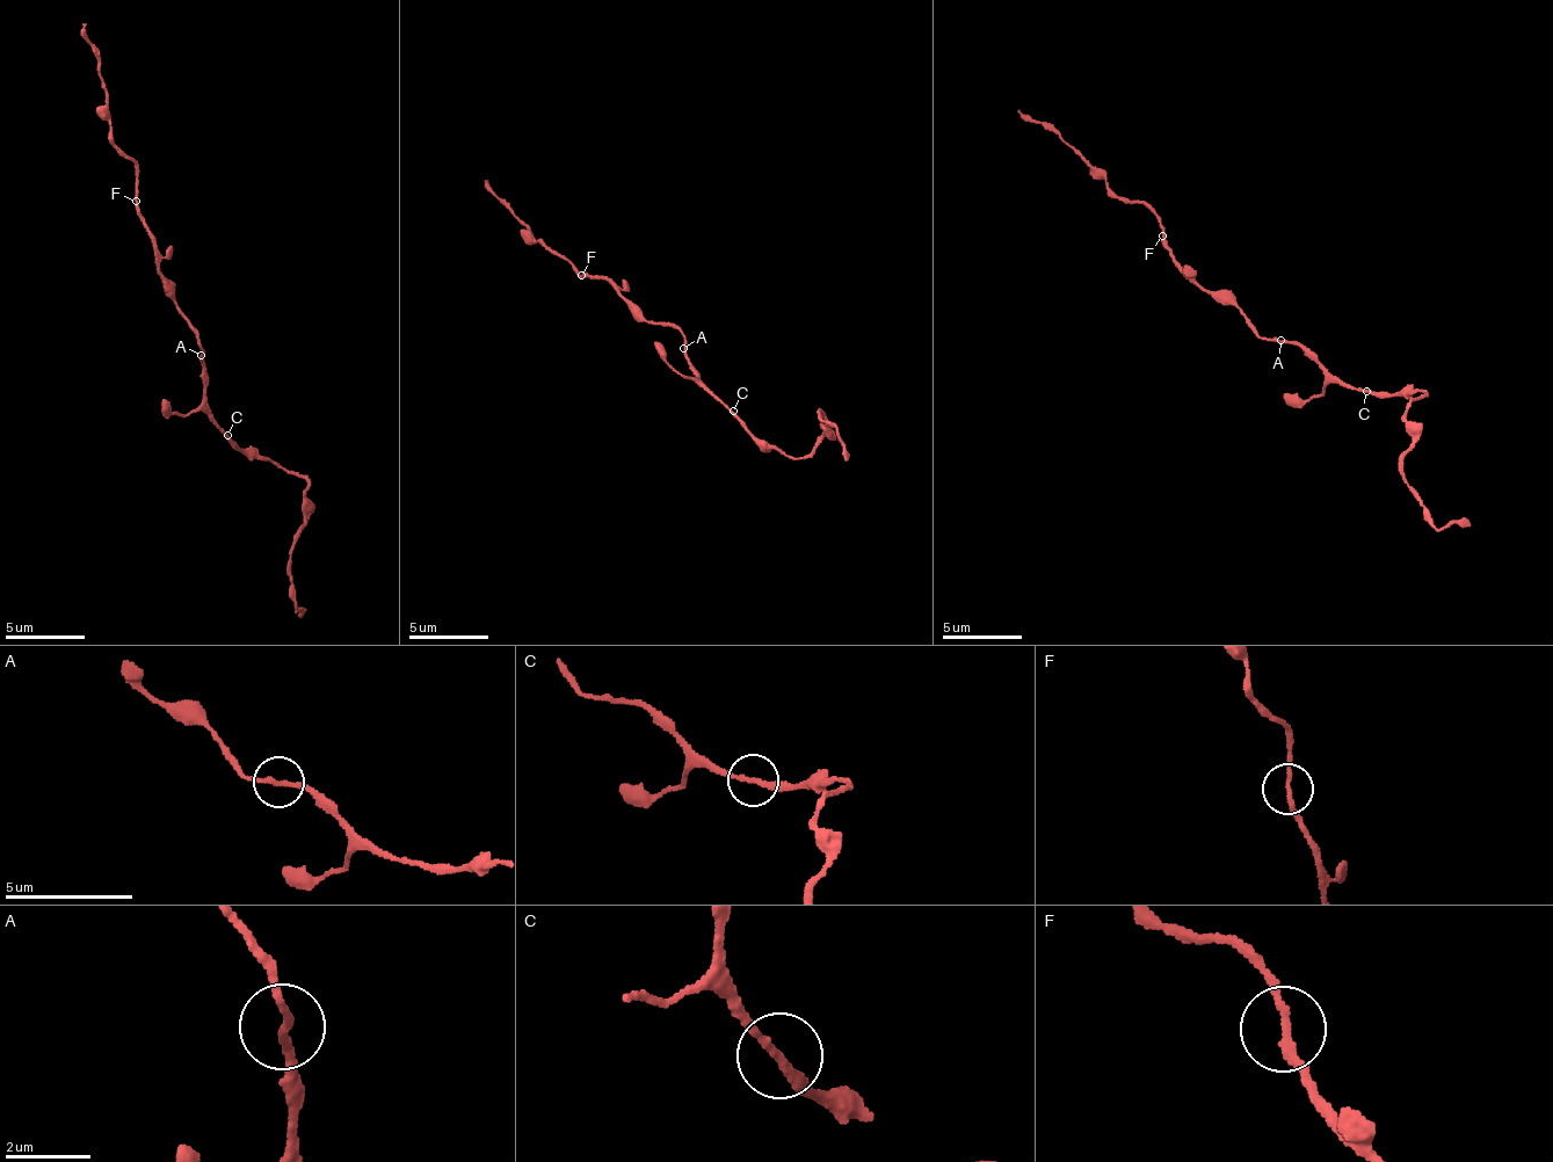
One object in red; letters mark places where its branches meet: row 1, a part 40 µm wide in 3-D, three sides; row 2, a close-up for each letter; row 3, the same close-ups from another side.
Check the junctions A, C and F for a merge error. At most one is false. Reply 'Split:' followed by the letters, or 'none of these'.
Split: none of these

